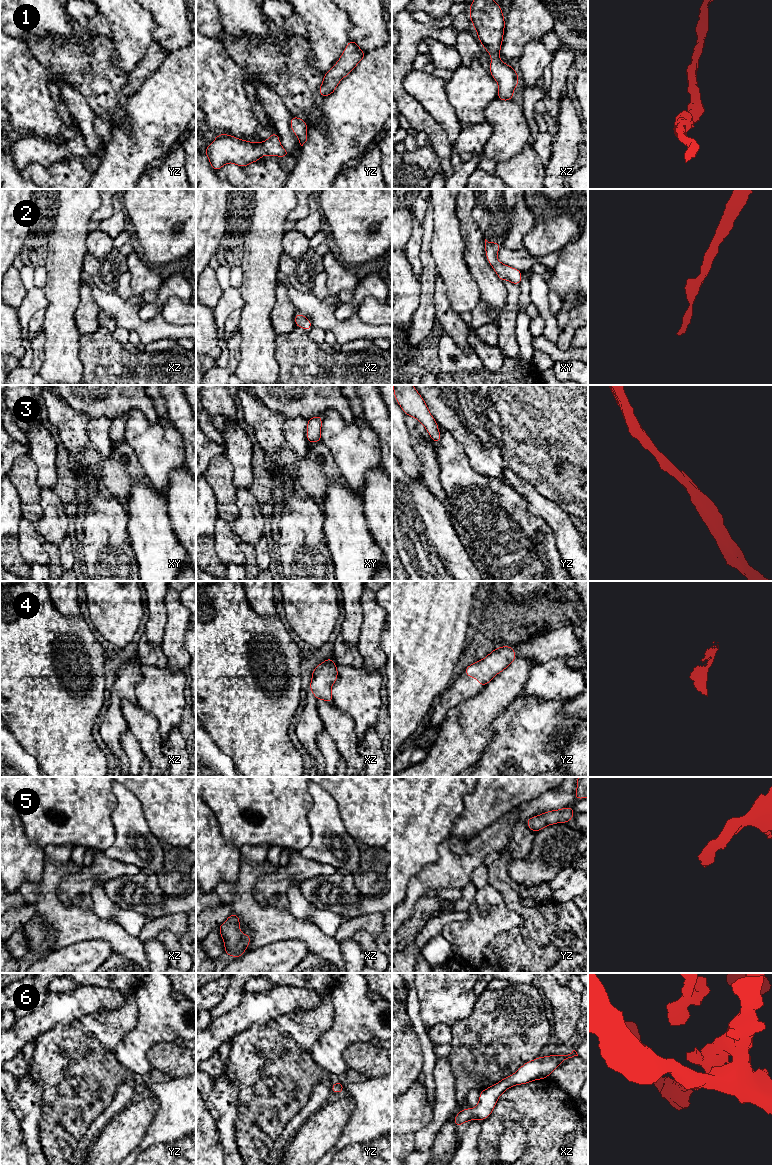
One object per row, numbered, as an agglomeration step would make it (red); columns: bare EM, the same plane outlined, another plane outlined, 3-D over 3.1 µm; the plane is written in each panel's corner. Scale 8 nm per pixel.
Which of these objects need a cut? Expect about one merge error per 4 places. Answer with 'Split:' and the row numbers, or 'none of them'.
Split: none of them

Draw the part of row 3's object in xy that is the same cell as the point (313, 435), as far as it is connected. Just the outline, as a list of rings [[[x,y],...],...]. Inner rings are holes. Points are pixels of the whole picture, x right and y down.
[[[313,416],[307,420],[307,432],[306,437],[309,443],[317,443],[322,441],[321,439],[321,425],[323,416]]]

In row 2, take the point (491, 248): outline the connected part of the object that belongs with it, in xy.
[[[485,239],[486,258],[500,280],[508,280],[515,285],[520,285],[522,279],[522,271],[505,265],[497,260],[497,253],[501,244],[497,242],[488,242]]]

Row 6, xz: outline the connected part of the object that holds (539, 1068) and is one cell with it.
[[[573,1050],[568,1055],[549,1055],[537,1057],[534,1060],[526,1062],[514,1074],[505,1077],[498,1083],[484,1089],[480,1092],[479,1103],[473,1109],[462,1109],[454,1118],[454,1125],[459,1127],[461,1124],[471,1120],[485,1120],[488,1118],[496,1106],[500,1095],[514,1085],[522,1085],[547,1077],[564,1060],[578,1056]]]

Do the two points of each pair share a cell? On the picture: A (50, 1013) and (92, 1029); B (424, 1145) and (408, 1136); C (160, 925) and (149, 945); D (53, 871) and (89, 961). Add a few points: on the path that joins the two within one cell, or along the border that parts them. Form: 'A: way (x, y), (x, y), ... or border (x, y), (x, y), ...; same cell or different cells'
A: border (101, 1012), (86, 1014), (79, 1021); different cells
B: border (430, 1122), (416, 1133), (416, 1148), (414, 1151); different cells
C: border (156, 937), (149, 938), (143, 943); different cells
D: border (105, 940), (88, 939), (59, 949); different cells

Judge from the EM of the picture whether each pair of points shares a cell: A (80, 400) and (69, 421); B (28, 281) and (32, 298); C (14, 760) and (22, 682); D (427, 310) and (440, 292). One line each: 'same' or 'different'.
A: different
B: different
C: different
D: different

